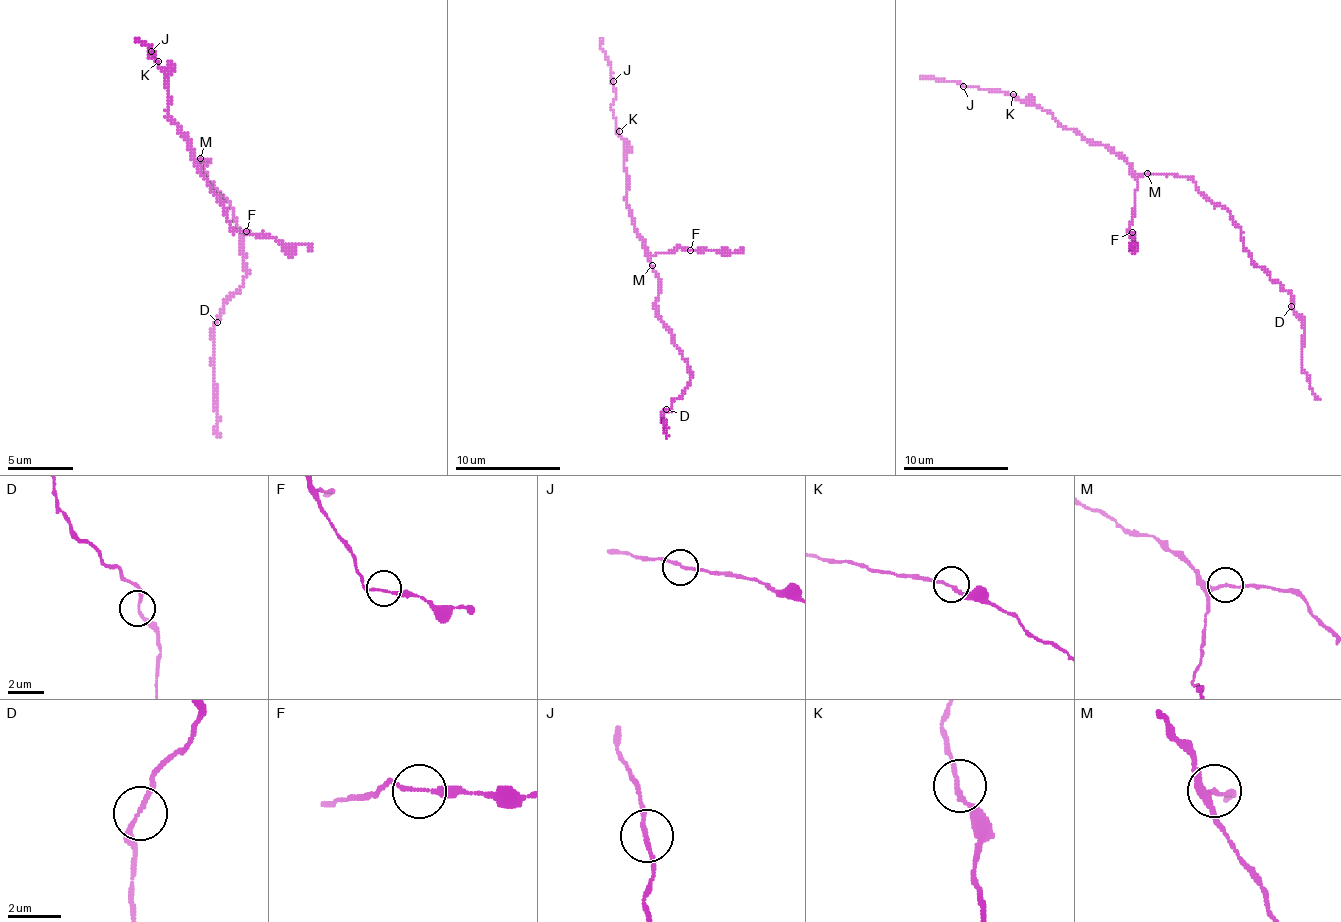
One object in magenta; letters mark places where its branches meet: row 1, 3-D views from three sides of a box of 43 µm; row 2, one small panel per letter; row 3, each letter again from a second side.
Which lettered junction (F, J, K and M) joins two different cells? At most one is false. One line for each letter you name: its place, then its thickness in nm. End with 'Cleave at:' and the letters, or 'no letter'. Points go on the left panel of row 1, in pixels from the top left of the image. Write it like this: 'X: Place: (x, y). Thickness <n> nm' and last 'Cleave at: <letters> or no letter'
Cleave at: no letter

